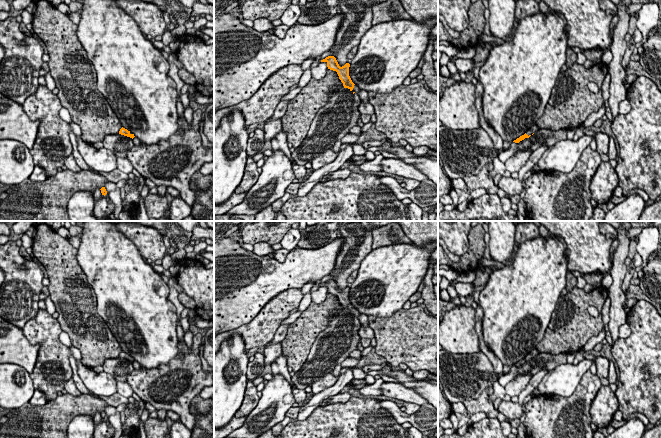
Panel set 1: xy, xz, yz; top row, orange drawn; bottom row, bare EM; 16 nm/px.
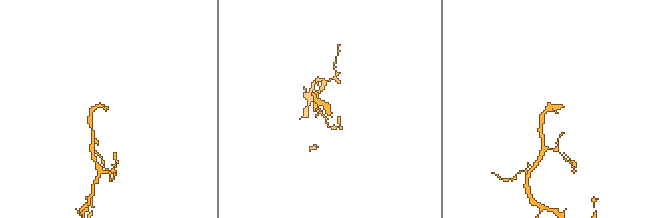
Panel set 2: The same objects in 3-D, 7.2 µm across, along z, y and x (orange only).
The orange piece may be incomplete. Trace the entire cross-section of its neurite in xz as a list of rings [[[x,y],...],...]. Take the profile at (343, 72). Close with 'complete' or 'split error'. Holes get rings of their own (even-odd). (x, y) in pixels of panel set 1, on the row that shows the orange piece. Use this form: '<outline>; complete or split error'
[[[328,56],[321,60],[321,62],[326,62],[328,69],[337,72],[344,88],[348,88],[350,91],[355,92],[357,95],[359,94],[360,89],[352,82],[349,76],[349,63],[346,63],[344,66],[340,67],[334,56]]]; split error

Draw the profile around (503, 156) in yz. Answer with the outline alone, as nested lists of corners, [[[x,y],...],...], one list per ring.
[[[512,142],[508,150],[500,152],[498,157],[501,162],[505,163],[508,158],[513,156],[518,150],[518,143]]]

